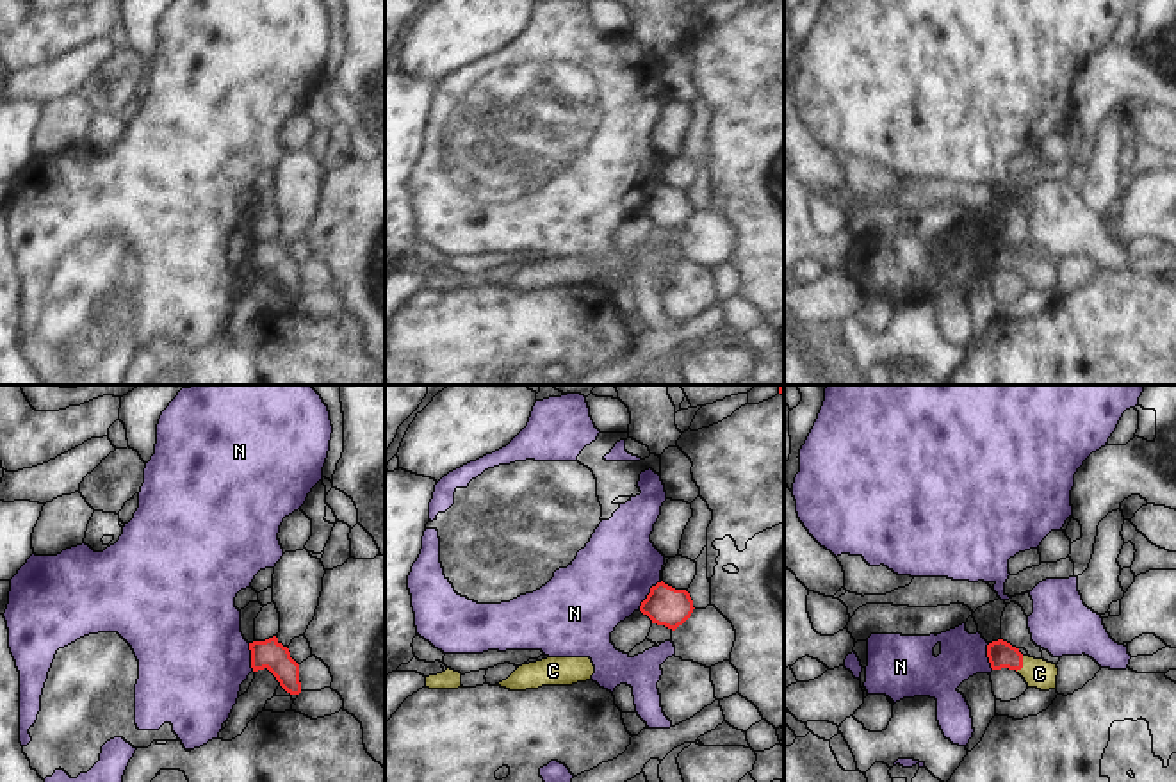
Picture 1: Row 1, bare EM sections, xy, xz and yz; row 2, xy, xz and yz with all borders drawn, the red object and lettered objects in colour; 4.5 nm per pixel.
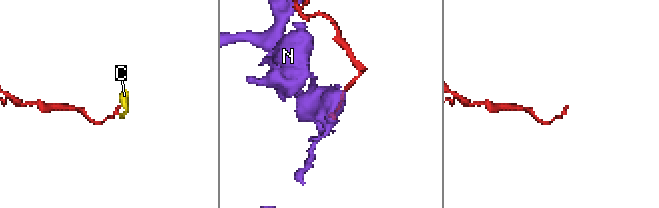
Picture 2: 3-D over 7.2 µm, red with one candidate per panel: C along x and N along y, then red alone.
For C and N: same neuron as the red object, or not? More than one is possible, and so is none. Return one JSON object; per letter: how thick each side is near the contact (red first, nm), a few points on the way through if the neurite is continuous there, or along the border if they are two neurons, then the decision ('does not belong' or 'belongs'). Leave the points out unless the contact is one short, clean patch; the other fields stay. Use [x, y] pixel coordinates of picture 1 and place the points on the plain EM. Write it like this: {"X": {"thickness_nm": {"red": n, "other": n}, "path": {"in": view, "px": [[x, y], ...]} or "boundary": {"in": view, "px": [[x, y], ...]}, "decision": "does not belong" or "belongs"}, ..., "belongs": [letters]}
{"C": {"thickness_nm": {"red": 120, "other": 130}, "path": {"in": "yz", "px": [[1002, 255], [1021, 266], [1039, 275]]}, "decision": "belongs"}, "N": {"thickness_nm": {"red": 180, "other": 360}, "decision": "does not belong"}, "belongs": ["C"]}

